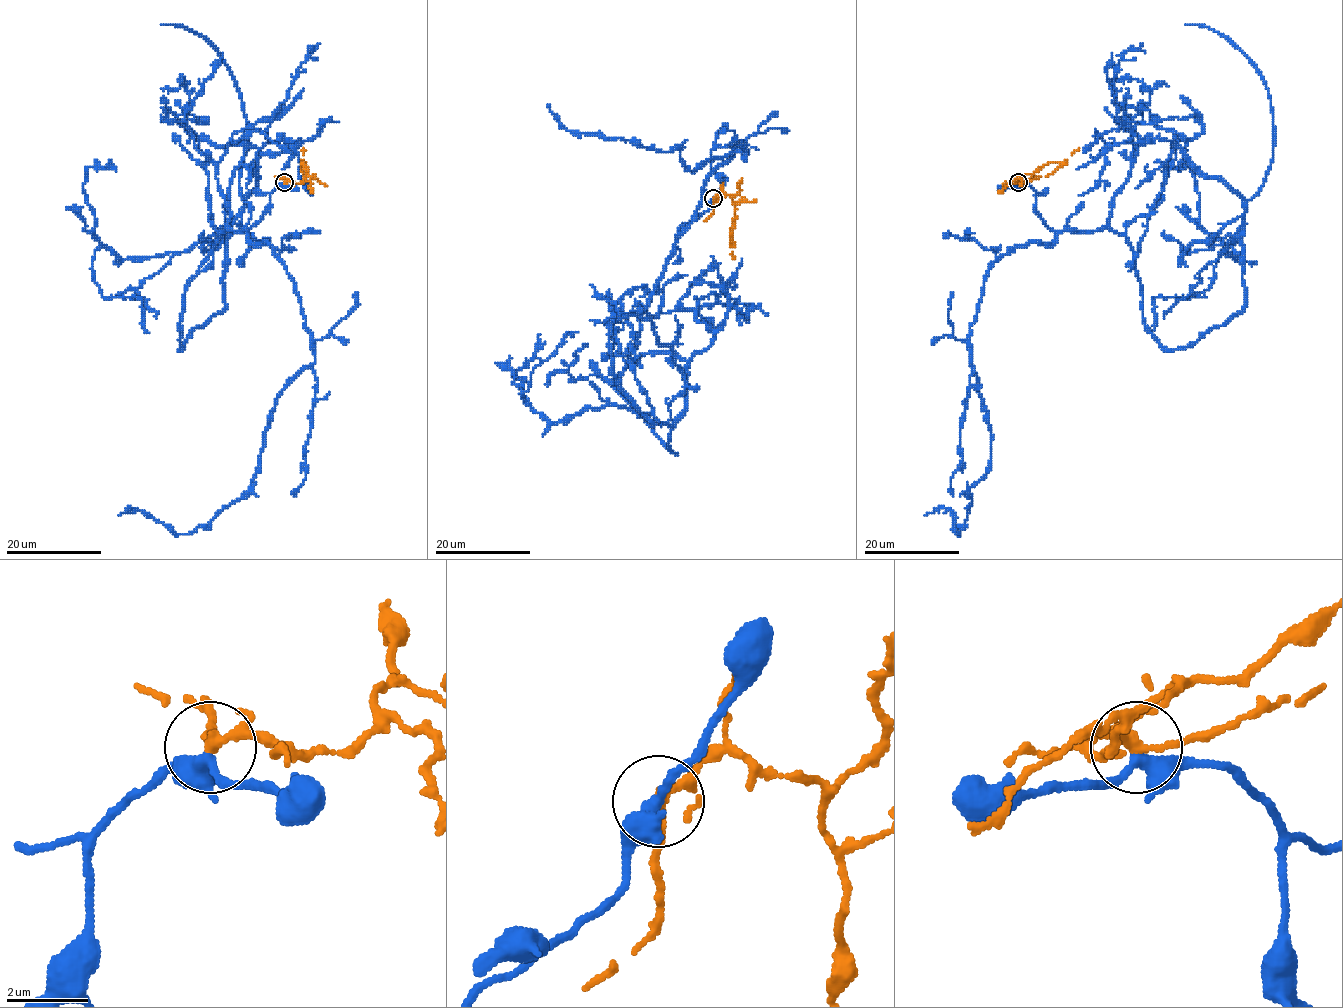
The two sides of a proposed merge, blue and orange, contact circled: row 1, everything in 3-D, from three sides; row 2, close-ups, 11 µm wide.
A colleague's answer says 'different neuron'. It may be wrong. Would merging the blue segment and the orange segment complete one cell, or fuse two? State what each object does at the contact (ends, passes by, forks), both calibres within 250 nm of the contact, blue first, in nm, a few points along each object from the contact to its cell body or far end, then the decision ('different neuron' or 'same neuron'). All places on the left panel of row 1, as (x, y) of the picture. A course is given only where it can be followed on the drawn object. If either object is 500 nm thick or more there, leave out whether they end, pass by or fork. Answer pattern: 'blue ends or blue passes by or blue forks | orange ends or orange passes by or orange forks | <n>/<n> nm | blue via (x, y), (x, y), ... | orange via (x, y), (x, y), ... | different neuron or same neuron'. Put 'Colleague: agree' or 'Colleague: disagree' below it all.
blue forks | orange forks | 260/190 nm | blue via (285, 183), (211, 254), (248, 147), (256, 187), (210, 236), (94, 253), (102, 296), (137, 296), (150, 333) | orange via (285, 183), (304, 180), (304, 148) | different neuron
Colleague: agree

